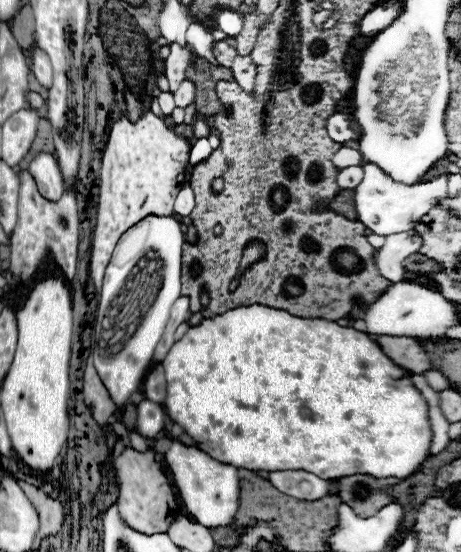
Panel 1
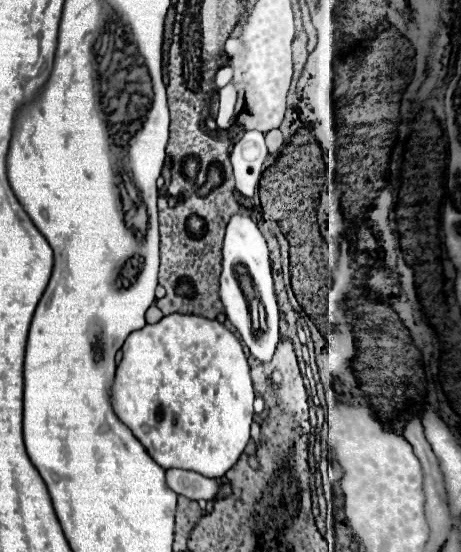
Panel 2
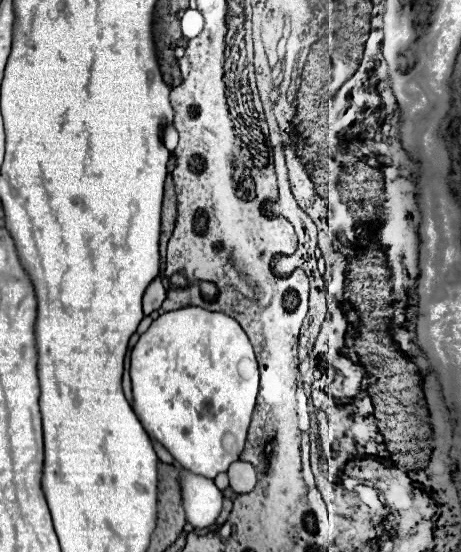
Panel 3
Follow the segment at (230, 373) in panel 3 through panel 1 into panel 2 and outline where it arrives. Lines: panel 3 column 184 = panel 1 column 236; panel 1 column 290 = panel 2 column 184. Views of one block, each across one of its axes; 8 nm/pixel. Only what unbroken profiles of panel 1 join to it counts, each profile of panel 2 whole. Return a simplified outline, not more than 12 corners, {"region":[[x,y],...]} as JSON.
{"region":[[216,320],[132,332],[116,416],[162,468],[222,478],[254,388]]}

